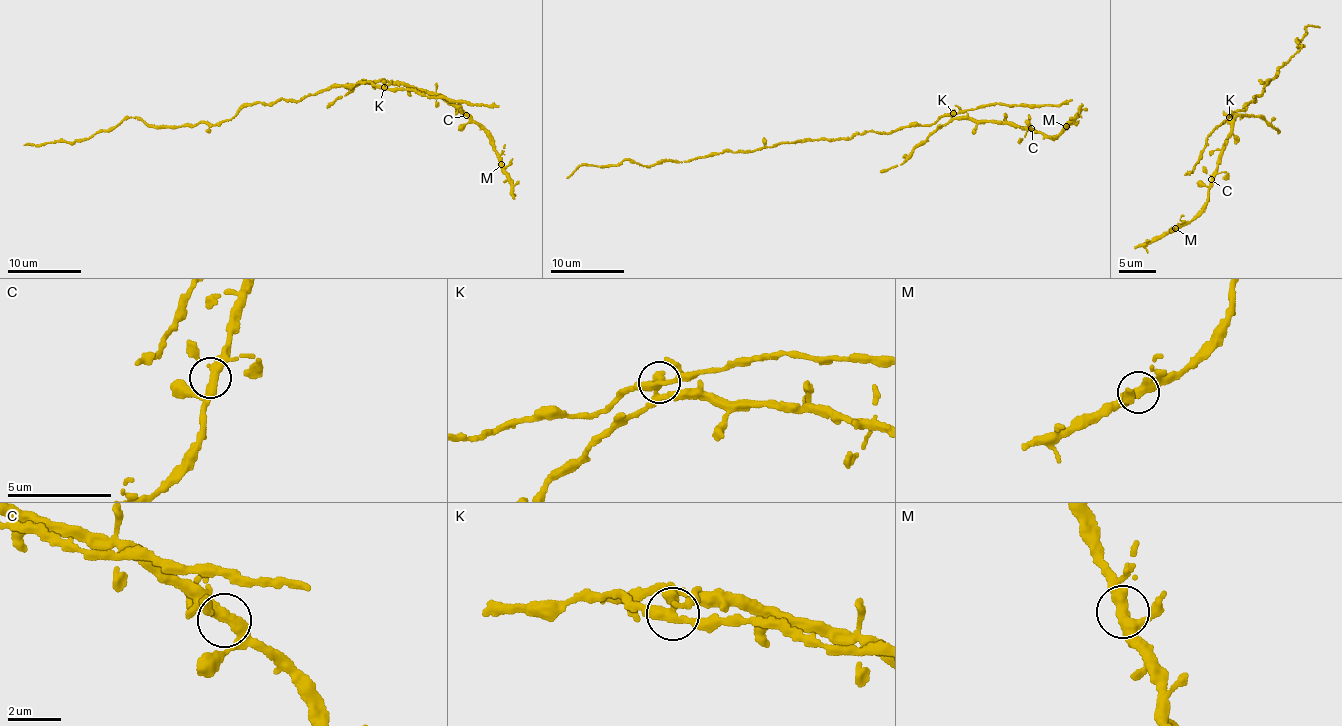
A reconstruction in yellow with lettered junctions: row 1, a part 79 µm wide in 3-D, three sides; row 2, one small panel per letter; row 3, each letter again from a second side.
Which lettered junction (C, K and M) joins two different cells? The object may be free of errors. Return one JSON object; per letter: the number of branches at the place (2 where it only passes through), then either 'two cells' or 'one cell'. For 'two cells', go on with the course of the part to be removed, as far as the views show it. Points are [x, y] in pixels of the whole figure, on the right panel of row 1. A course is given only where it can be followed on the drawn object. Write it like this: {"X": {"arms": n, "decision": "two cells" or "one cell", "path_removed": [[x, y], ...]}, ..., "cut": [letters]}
{"C": {"arms": 3, "decision": "one cell"}, "K": {"arms": 3, "decision": "two cells", "path_removed": [[1229, 117], [1261, 95], [1282, 62], [1302, 47], [1298, 39], [1306, 25], [1319, 26]]}, "M": {"arms": 3, "decision": "one cell"}, "cut": ["K"]}

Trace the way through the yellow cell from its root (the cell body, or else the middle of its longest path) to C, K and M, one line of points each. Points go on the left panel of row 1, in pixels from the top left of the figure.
C: (293, 101), (334, 87), (370, 81), (383, 85), (387, 82), (439, 93), (461, 107), (466, 115)
K: (293, 101), (334, 87), (352, 87), (356, 83), (370, 81), (385, 86)
M: (293, 101), (334, 87), (370, 81), (407, 84), (439, 93), (484, 129), (501, 164)

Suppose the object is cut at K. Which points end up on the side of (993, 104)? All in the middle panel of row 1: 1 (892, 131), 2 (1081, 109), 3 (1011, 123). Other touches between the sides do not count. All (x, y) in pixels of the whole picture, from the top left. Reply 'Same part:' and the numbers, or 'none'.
Same part: 1

